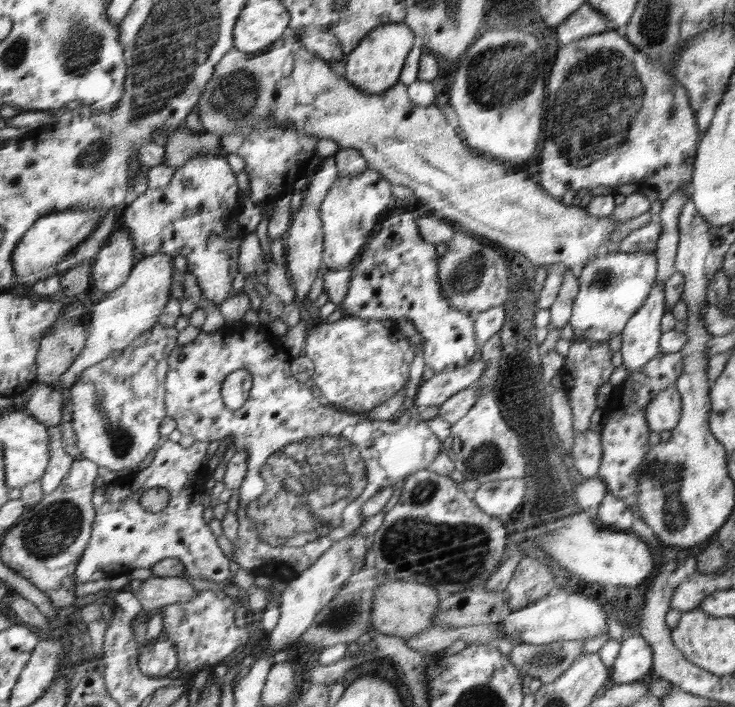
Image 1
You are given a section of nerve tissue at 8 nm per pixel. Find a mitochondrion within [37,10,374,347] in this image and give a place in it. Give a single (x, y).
(78, 48)

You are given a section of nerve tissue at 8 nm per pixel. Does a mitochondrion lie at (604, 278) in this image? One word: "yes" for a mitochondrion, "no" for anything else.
yes

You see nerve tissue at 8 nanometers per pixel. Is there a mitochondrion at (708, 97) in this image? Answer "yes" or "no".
yes

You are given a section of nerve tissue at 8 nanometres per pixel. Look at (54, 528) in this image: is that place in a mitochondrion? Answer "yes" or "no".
yes

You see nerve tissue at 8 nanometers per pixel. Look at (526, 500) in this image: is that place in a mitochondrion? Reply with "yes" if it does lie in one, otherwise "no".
no

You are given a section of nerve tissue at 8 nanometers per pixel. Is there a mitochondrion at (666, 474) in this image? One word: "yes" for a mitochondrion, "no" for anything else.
yes

